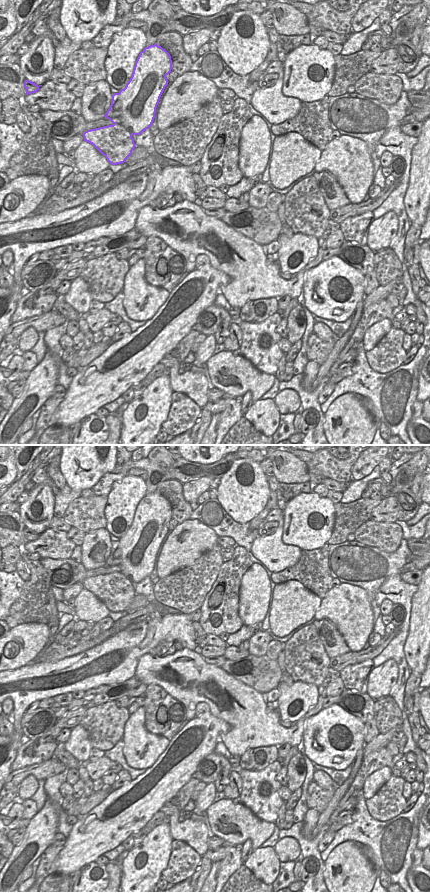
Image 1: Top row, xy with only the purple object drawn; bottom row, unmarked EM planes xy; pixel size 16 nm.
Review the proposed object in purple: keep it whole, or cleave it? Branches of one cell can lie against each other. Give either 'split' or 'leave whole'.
split

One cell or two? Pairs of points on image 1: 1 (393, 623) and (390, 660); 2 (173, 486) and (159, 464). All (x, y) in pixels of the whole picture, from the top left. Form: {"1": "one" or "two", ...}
{"1": "two", "2": "two"}

